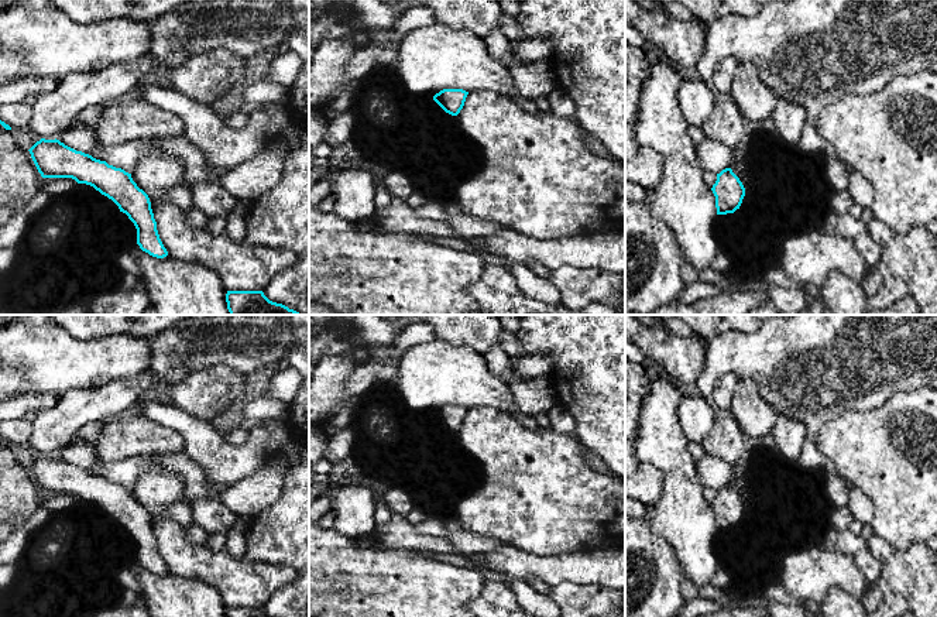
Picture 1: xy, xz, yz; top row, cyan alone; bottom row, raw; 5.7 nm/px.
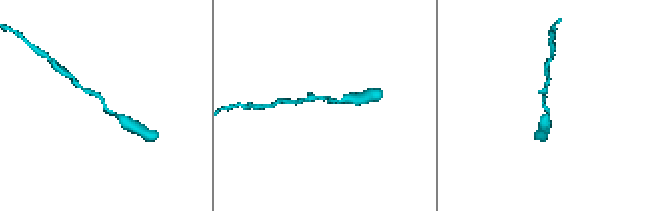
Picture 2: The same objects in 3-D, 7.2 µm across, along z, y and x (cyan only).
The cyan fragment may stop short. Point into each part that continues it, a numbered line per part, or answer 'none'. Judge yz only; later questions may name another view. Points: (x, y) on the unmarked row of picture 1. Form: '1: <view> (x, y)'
none

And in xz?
none

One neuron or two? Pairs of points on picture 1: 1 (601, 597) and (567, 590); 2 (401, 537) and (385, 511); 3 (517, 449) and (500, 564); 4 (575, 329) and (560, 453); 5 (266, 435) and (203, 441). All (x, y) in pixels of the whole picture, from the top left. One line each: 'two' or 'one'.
1: one
2: two
3: two
4: two
5: one

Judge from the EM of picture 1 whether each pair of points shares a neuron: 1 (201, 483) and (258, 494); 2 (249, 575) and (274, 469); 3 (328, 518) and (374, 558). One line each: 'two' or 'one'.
1: one
2: two
3: two

